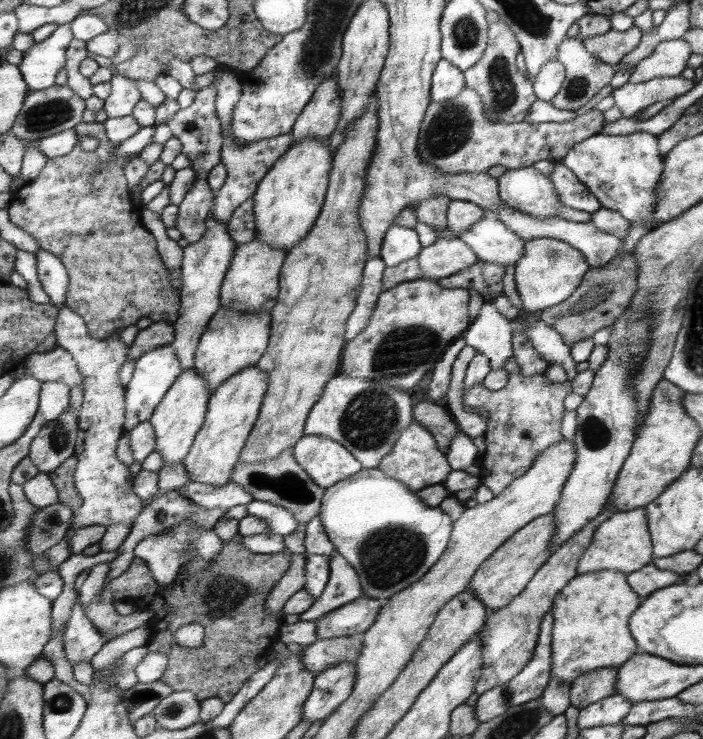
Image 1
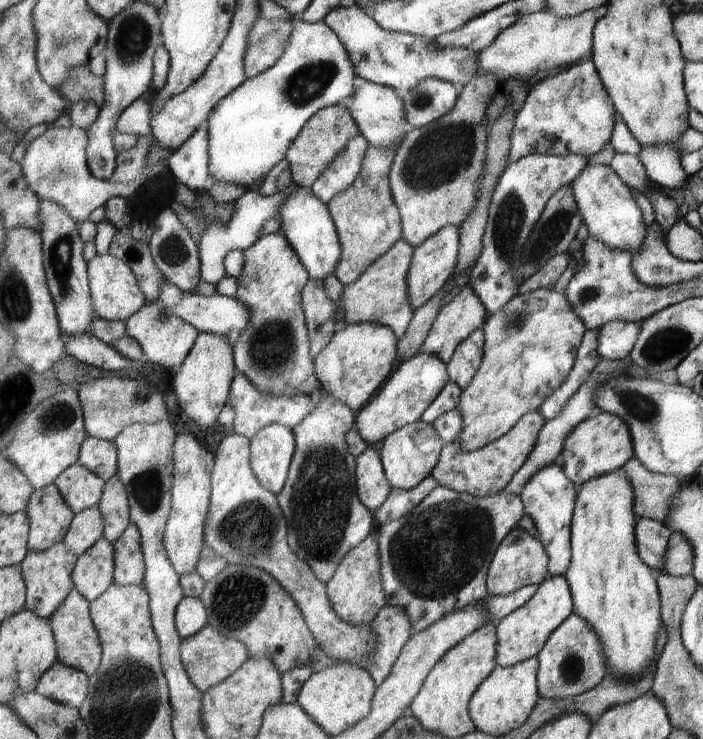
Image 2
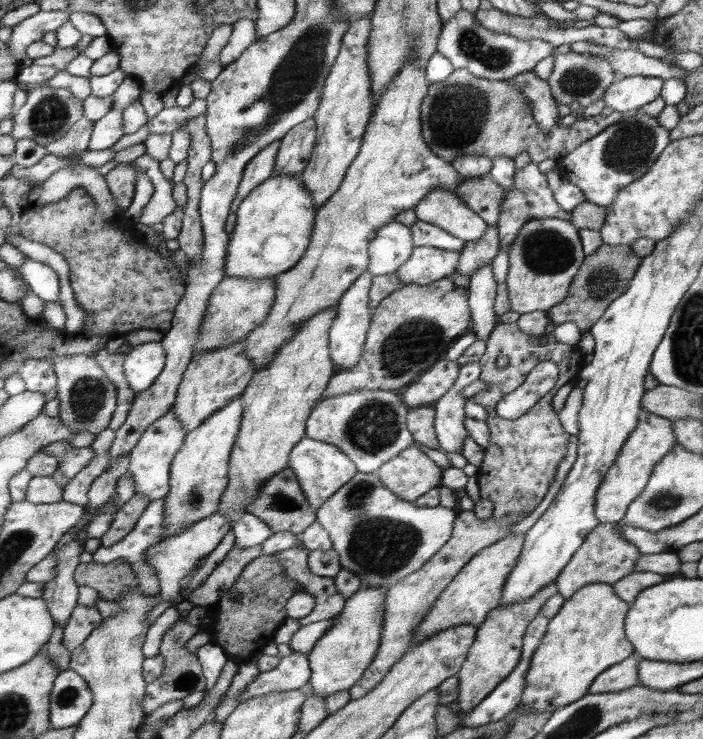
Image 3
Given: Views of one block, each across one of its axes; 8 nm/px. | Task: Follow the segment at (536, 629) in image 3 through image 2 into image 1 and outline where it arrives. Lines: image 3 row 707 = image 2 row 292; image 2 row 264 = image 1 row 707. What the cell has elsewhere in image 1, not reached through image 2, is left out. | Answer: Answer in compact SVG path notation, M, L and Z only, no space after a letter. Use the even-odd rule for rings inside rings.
M551 610L545 616L541 623L541 632L538 645L536 646L536 653L533 658L528 662L528 665L521 670L521 674L513 681L506 685L499 685L487 693L483 693L476 704L476 715L481 723L489 722L496 719L498 716L505 714L509 709L525 704L529 701L535 701L541 698L543 690L547 688L547 684L553 676L553 647L552 647L552 634L554 631L554 612Z

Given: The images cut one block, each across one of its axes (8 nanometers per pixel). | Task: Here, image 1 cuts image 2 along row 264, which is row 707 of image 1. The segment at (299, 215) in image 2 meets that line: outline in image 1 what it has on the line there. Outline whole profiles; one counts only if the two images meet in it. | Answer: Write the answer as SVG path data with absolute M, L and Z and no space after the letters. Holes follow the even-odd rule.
M355 663L332 664L322 670L316 678L313 692L304 704L302 721L325 720L351 696L357 680Z

